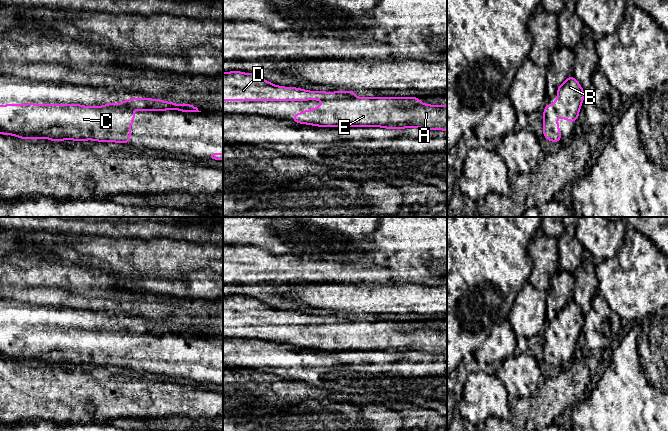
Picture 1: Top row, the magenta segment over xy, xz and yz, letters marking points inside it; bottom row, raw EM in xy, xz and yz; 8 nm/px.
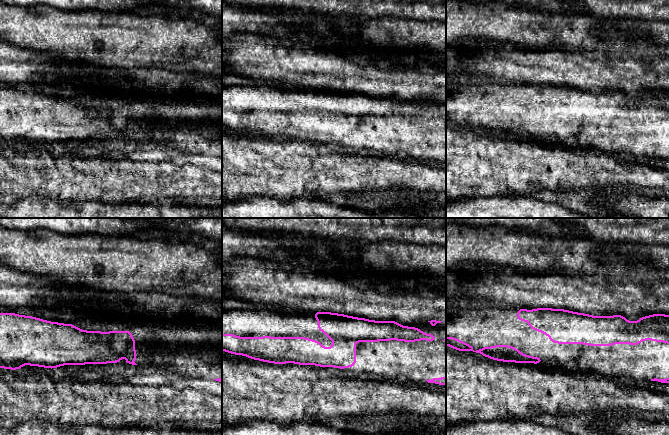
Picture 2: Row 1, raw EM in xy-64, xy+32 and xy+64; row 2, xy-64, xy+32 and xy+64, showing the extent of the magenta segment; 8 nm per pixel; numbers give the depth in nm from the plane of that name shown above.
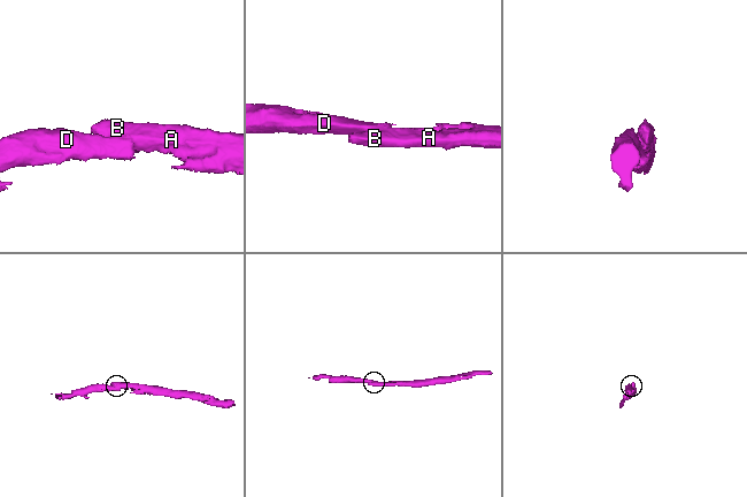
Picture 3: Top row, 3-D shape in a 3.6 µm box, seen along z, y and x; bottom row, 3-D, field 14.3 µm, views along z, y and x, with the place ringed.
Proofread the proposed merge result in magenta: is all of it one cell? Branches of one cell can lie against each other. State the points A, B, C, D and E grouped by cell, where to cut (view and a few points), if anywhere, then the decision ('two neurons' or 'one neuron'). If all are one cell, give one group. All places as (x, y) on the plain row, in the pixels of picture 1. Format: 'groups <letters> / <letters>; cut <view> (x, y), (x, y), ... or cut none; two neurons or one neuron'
groups A B C D E; cut none; one neuron

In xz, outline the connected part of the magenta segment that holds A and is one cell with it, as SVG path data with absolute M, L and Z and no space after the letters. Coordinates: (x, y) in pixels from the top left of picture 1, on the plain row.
M231 295L223 297L223 325L306 325L324 324L319 331L295 338L291 345L319 351L383 351L386 353L404 353L409 351L447 355L447 329L423 328L418 321L363 321L357 322L356 315L308 315L301 312L283 311L271 308L254 297Z

